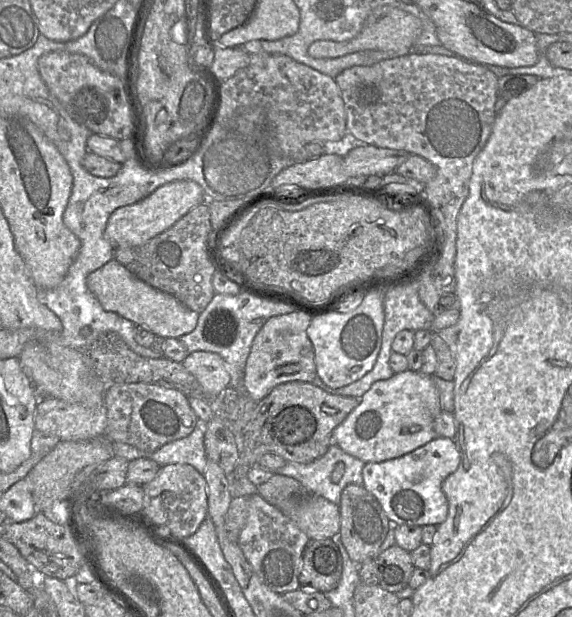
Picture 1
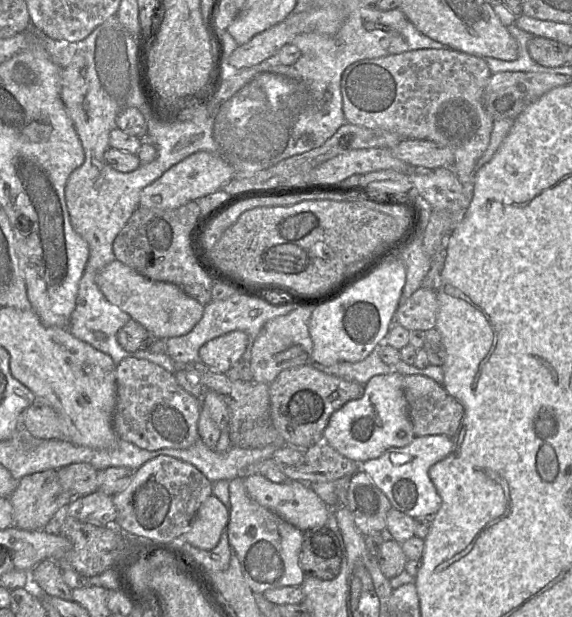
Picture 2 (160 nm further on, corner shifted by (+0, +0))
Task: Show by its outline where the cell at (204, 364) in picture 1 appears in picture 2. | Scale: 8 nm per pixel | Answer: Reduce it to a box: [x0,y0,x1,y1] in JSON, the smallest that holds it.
[199,331,248,373]

